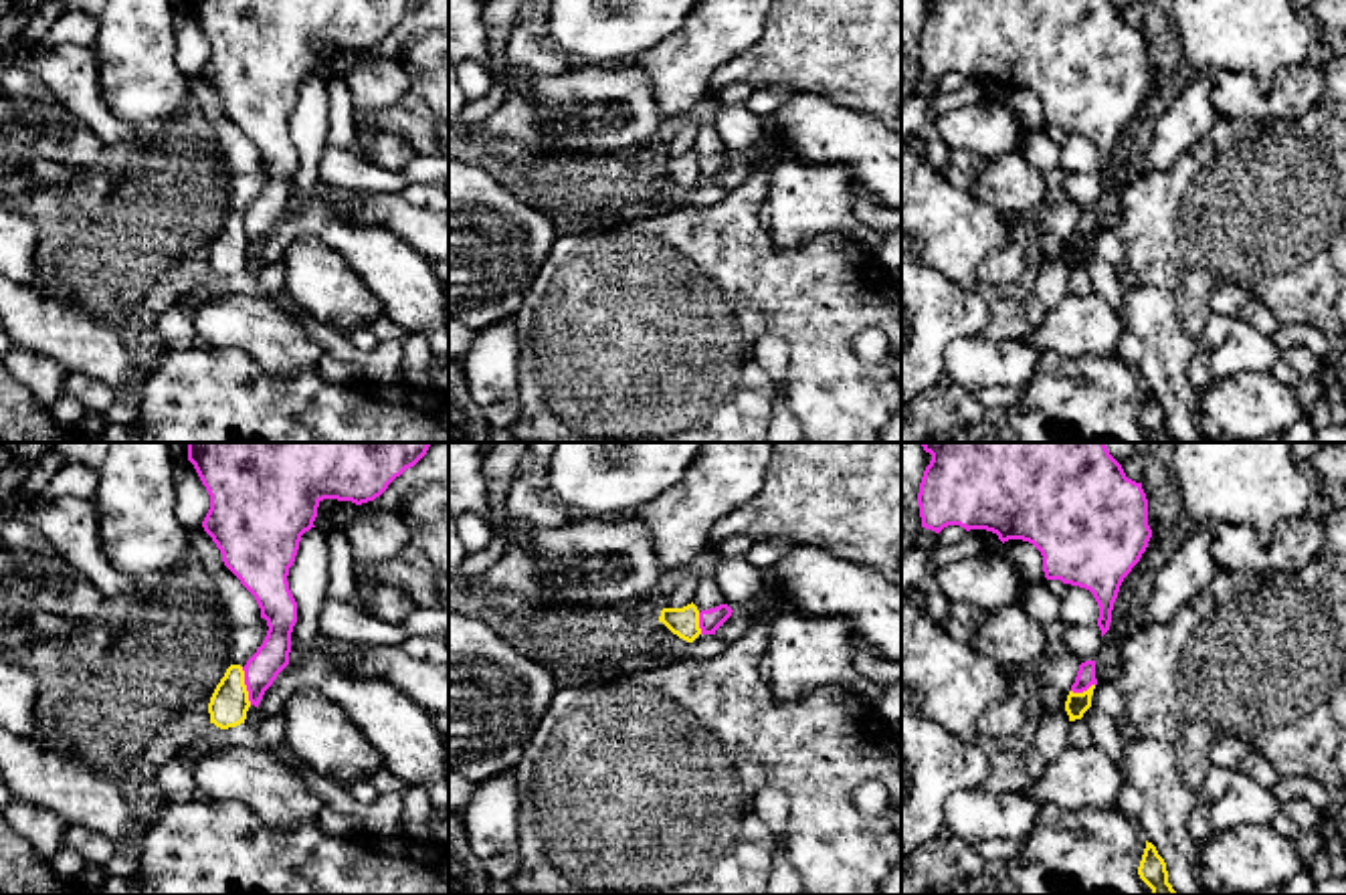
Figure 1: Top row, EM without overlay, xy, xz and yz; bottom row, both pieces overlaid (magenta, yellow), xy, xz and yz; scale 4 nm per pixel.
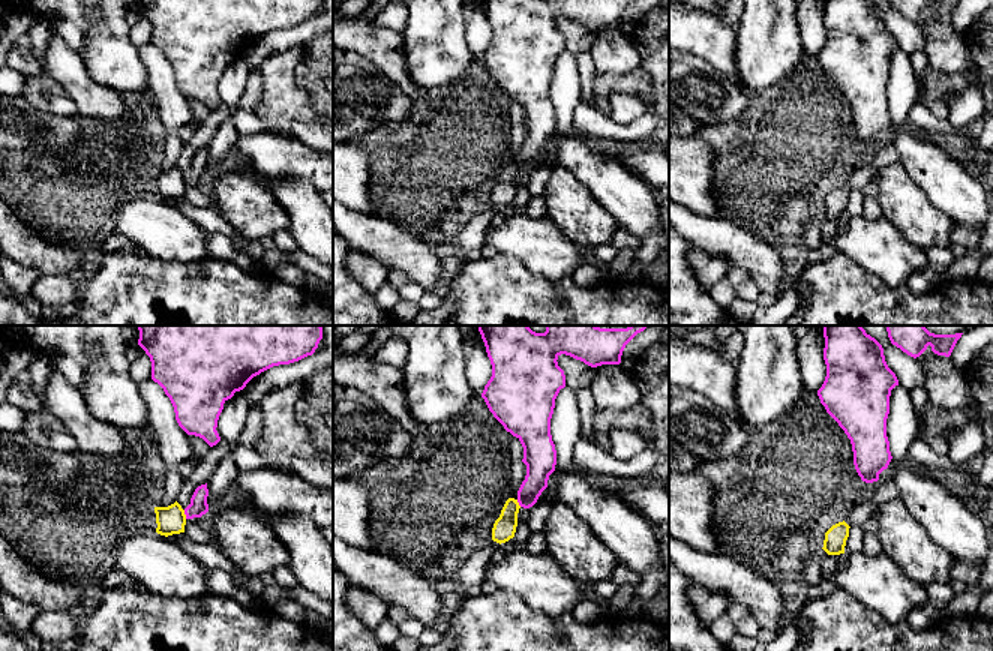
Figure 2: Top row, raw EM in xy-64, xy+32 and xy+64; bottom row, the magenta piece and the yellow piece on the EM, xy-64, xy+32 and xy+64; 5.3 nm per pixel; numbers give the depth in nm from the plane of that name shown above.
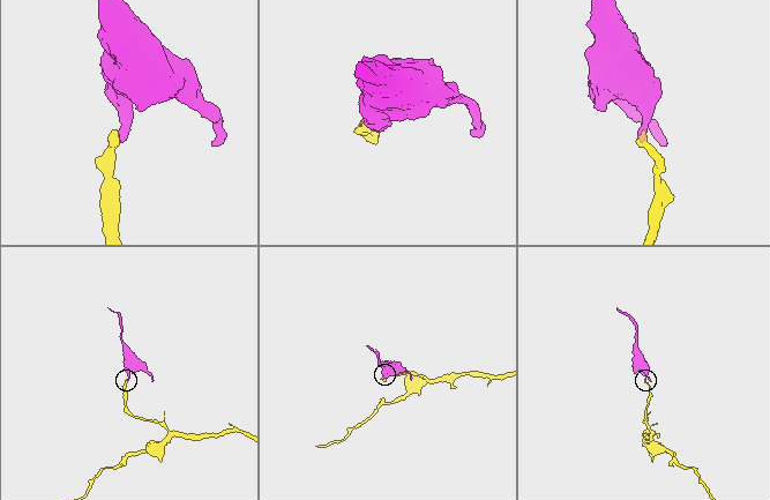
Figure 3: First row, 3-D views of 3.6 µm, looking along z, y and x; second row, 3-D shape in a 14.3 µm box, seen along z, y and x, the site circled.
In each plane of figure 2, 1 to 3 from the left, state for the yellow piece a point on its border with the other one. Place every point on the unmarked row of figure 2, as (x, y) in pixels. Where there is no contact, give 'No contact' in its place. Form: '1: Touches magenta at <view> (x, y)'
1: Touches magenta at xy-64 (185, 177)
2: Touches magenta at xy+32 (518, 165)
3: No contact

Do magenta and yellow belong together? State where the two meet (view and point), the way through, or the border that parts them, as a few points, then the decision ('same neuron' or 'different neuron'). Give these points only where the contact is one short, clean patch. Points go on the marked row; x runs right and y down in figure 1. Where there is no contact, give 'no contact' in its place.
xy (245, 683) | along xy (241, 667), (251, 704) | different neuron

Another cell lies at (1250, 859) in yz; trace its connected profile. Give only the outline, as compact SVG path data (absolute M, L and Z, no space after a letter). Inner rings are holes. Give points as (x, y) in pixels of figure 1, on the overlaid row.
M1271 824L1213 828L1211 836L1194 847L1207 891L1229 889L1241 895L1261 895L1308 871L1295 840L1281 836Z

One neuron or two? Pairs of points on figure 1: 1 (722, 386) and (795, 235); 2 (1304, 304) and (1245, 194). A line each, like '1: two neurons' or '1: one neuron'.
1: two neurons
2: one neuron

